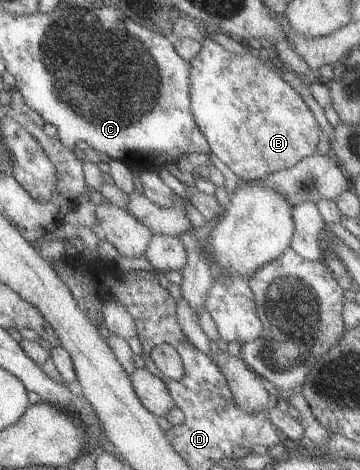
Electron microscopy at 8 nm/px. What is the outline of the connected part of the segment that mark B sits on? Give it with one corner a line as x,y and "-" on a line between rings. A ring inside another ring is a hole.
204,38
200,43
201,46
197,51
197,54
188,62
189,106
190,112
194,118
195,126
207,141
211,154
213,154
217,160
221,160
221,162
223,162
223,164
225,164
225,166
227,166
227,168
229,168
239,180
255,181
261,177
267,176
269,173
289,168
291,165
299,162
302,158
312,155
315,152
315,146
318,144
319,138
323,137
323,132
299,94
291,88
287,82
281,79
279,72
277,73
273,68
271,69
271,61
265,62
261,58
256,58
255,52
250,50
248,51
248,54
243,55
231,53
230,51
223,49
220,44
208,38

